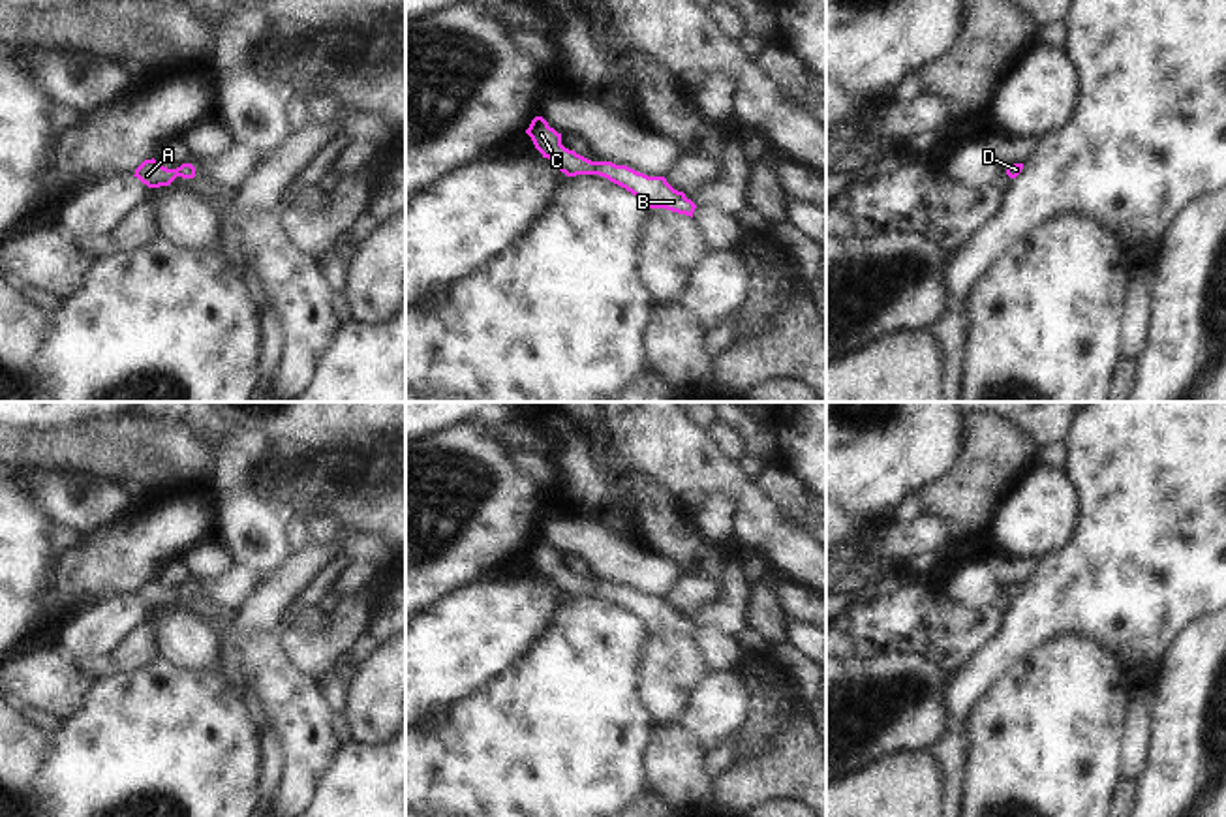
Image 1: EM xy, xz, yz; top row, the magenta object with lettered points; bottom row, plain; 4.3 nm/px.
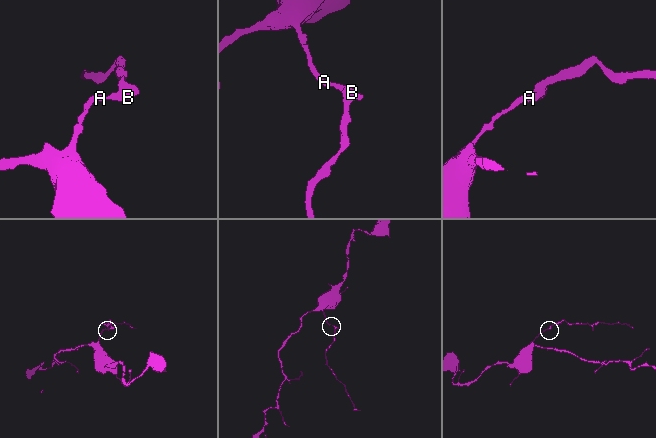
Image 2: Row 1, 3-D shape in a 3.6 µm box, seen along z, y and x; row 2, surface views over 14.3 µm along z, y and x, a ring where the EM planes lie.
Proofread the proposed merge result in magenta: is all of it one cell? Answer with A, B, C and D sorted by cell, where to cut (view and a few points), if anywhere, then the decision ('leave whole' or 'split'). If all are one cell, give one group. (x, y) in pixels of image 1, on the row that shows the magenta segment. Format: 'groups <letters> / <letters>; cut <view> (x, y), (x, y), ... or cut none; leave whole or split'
groups A B C D; cut none; leave whole

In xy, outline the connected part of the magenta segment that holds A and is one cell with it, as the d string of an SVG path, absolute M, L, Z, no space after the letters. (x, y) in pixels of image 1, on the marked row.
M152 158L152 160L145 160L135 169L133 177L137 177L148 188L160 188L160 186L169 186L176 177L193 178L195 167L192 163L182 163L176 169L167 169Z

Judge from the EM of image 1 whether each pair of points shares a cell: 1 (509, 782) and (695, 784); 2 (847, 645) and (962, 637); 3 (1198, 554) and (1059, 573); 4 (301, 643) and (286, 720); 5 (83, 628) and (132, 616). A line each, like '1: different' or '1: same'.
1: different
2: different
3: same
4: different
5: same

